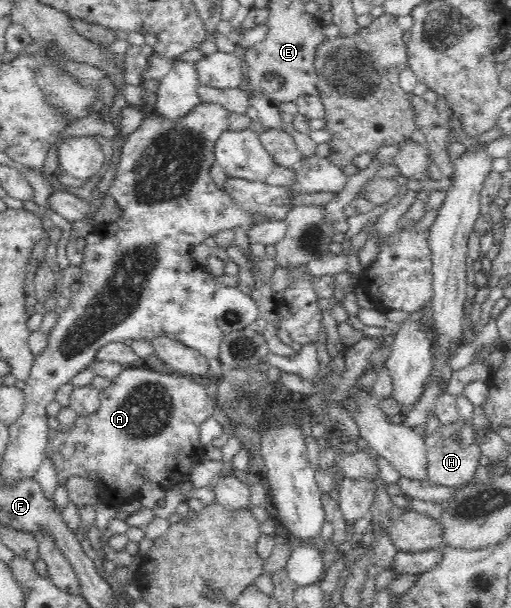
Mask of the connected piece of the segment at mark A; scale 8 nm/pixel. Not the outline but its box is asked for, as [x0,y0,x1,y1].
[45,365,215,511]

